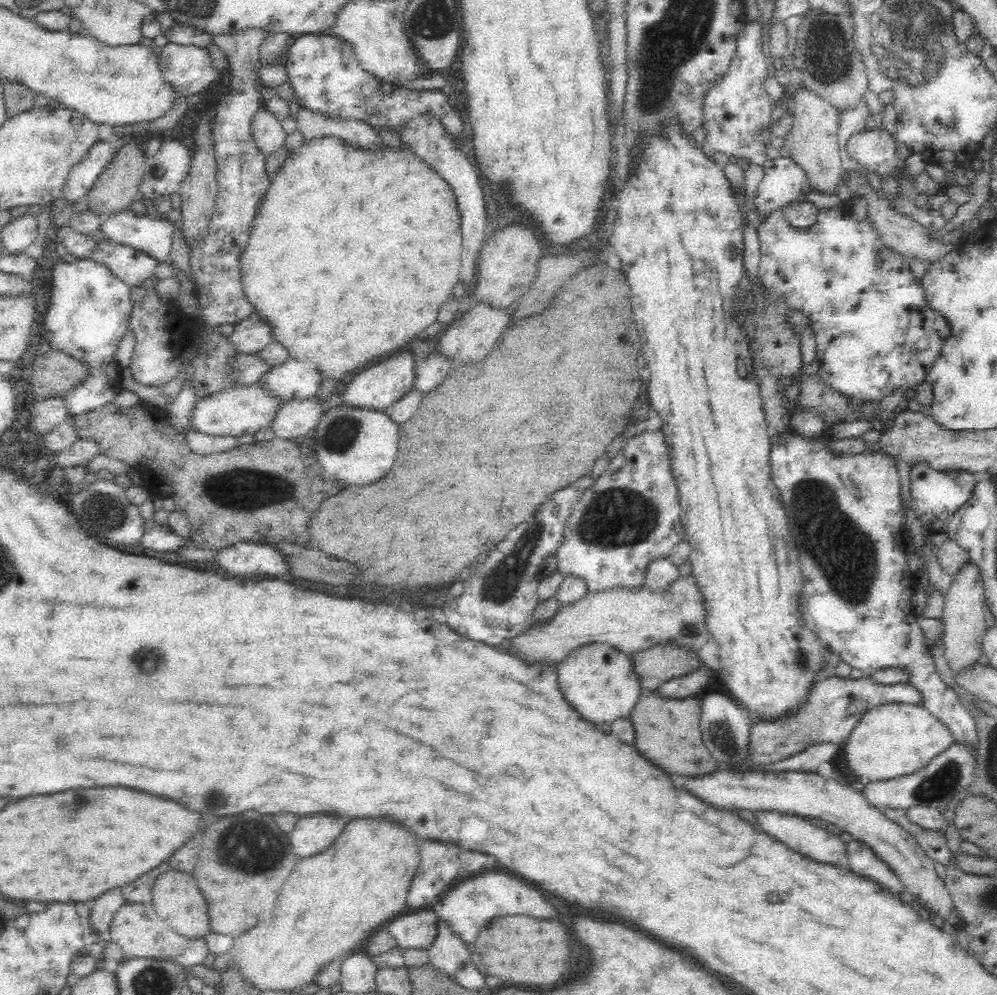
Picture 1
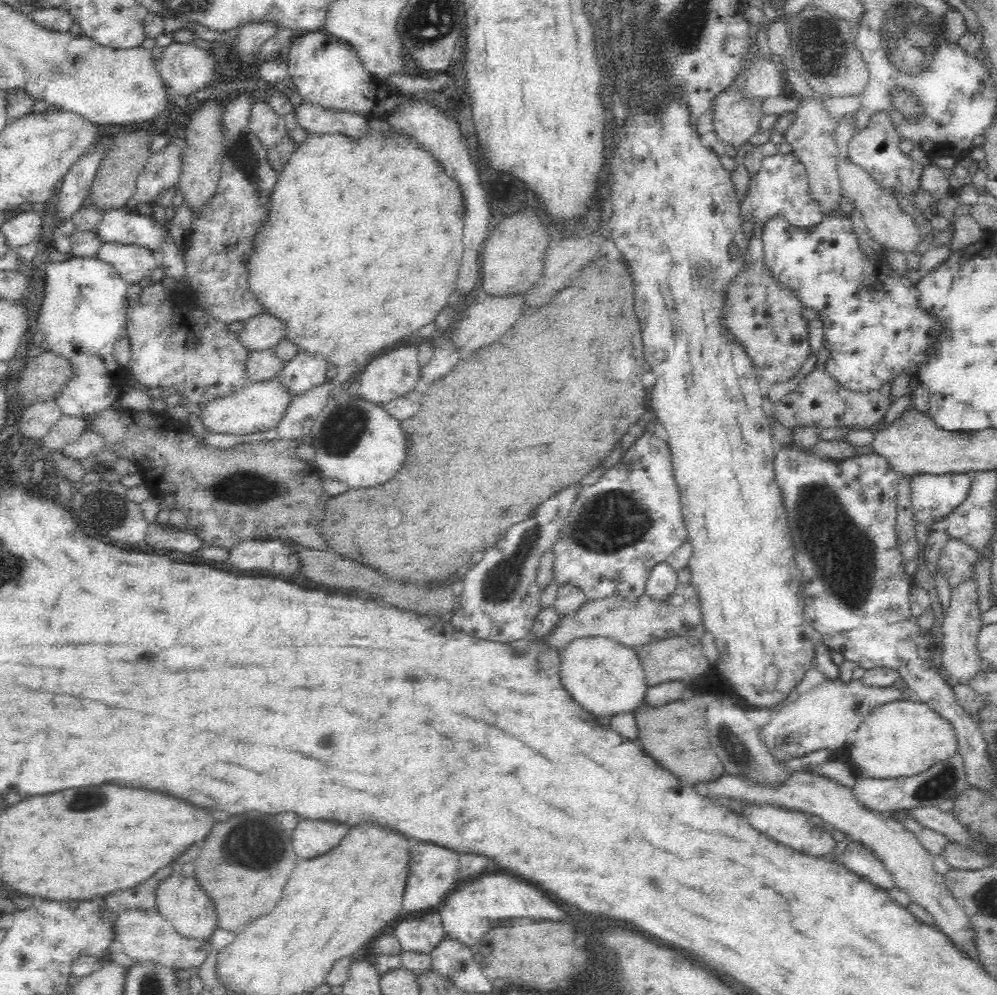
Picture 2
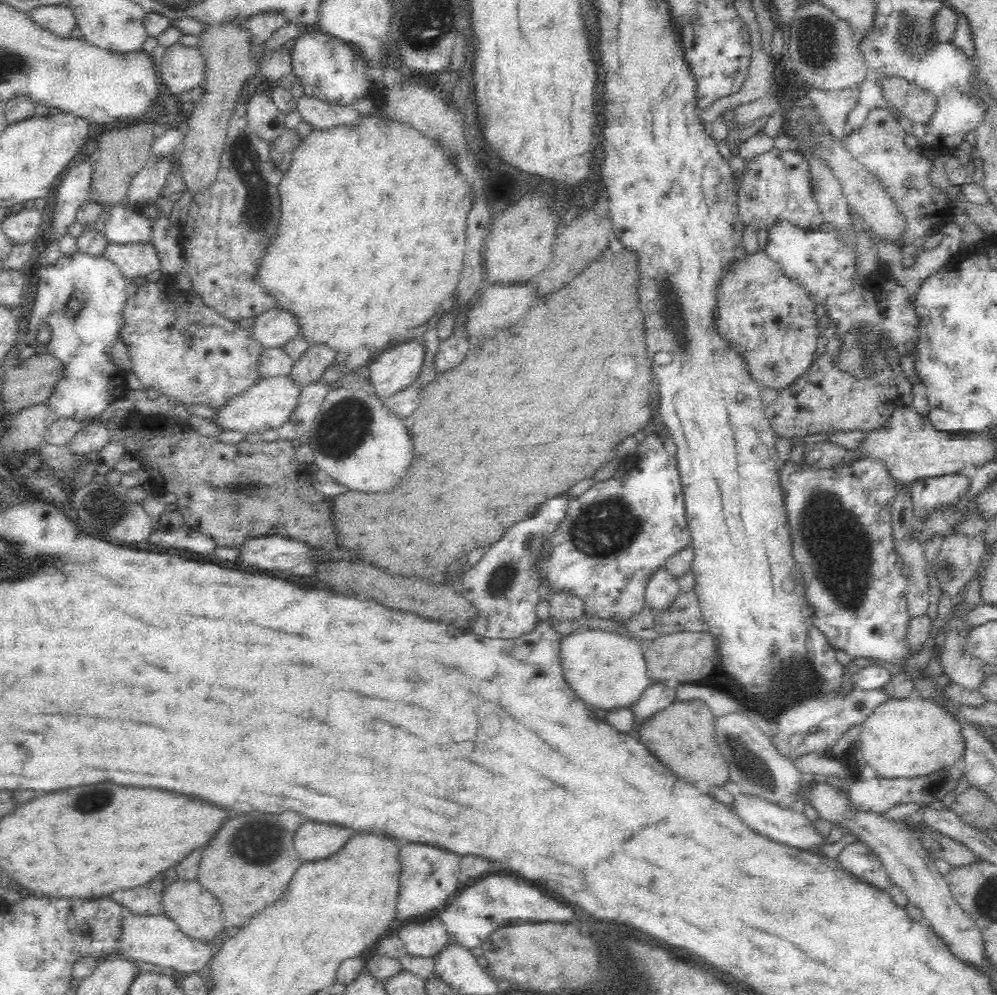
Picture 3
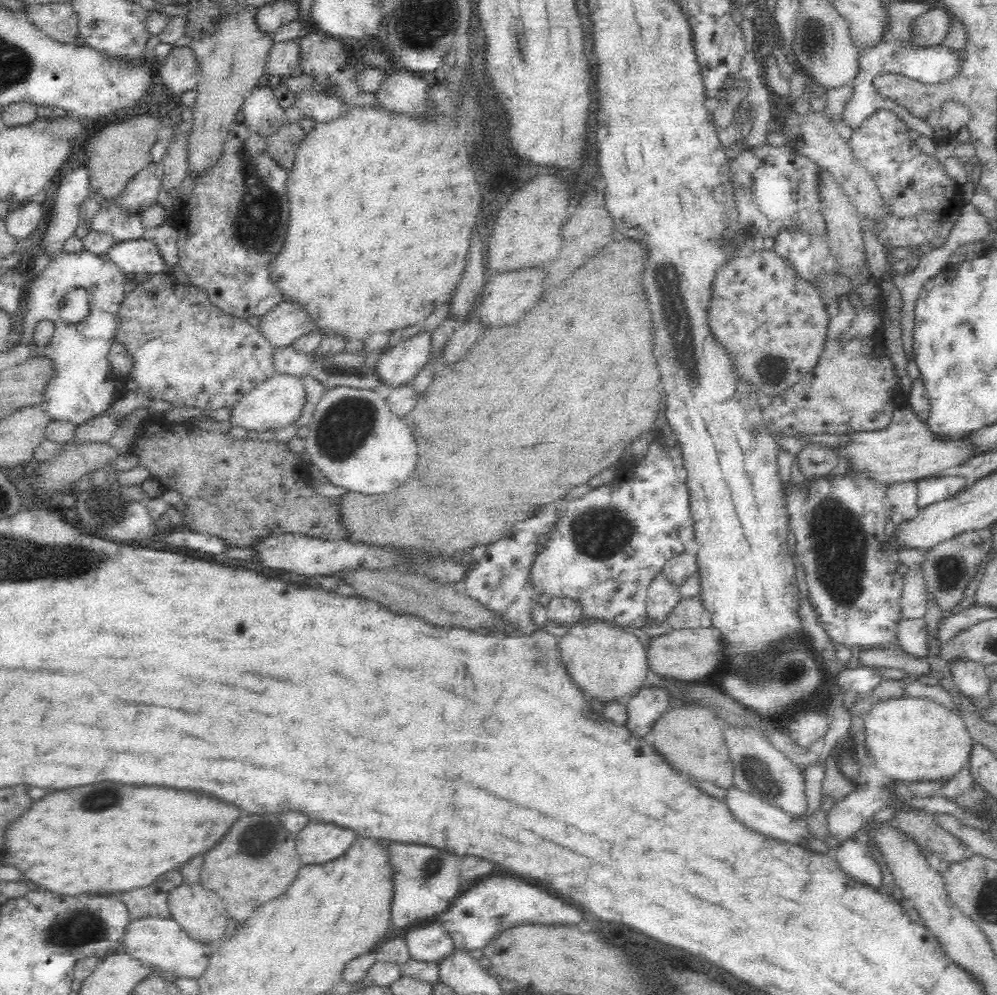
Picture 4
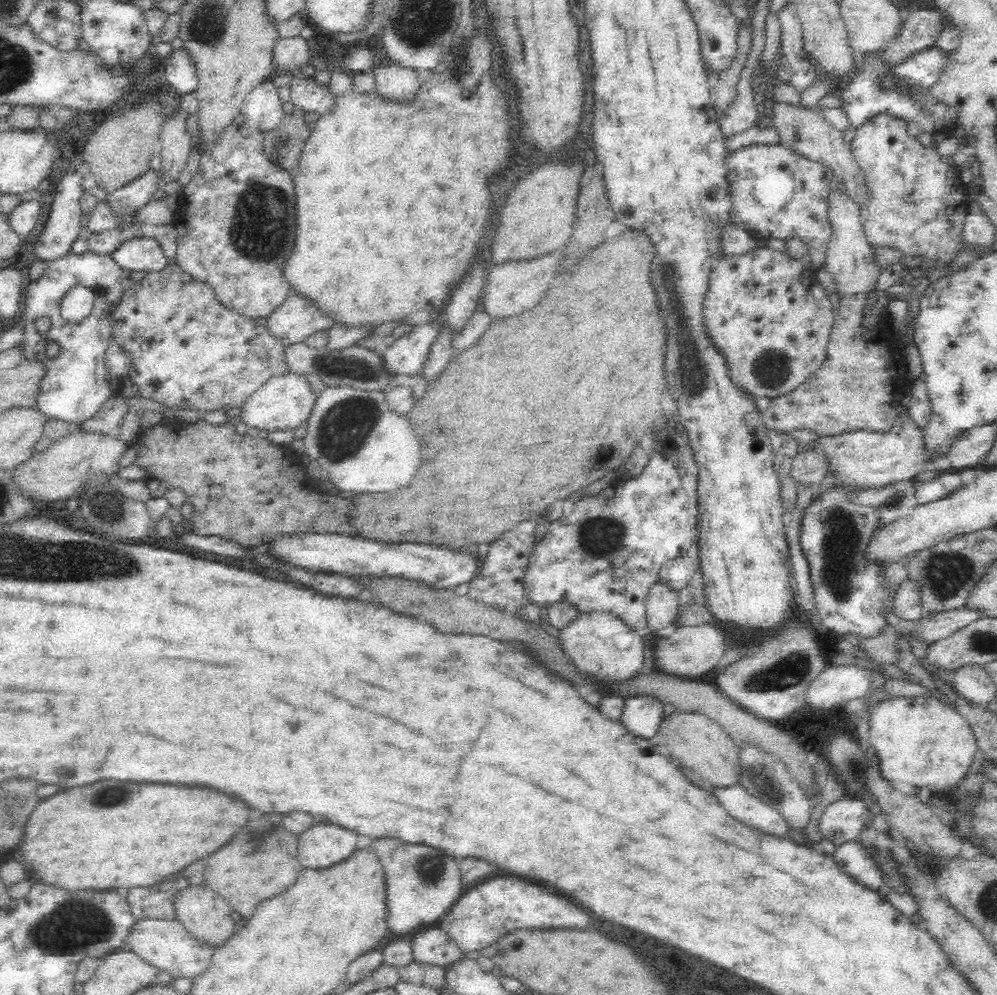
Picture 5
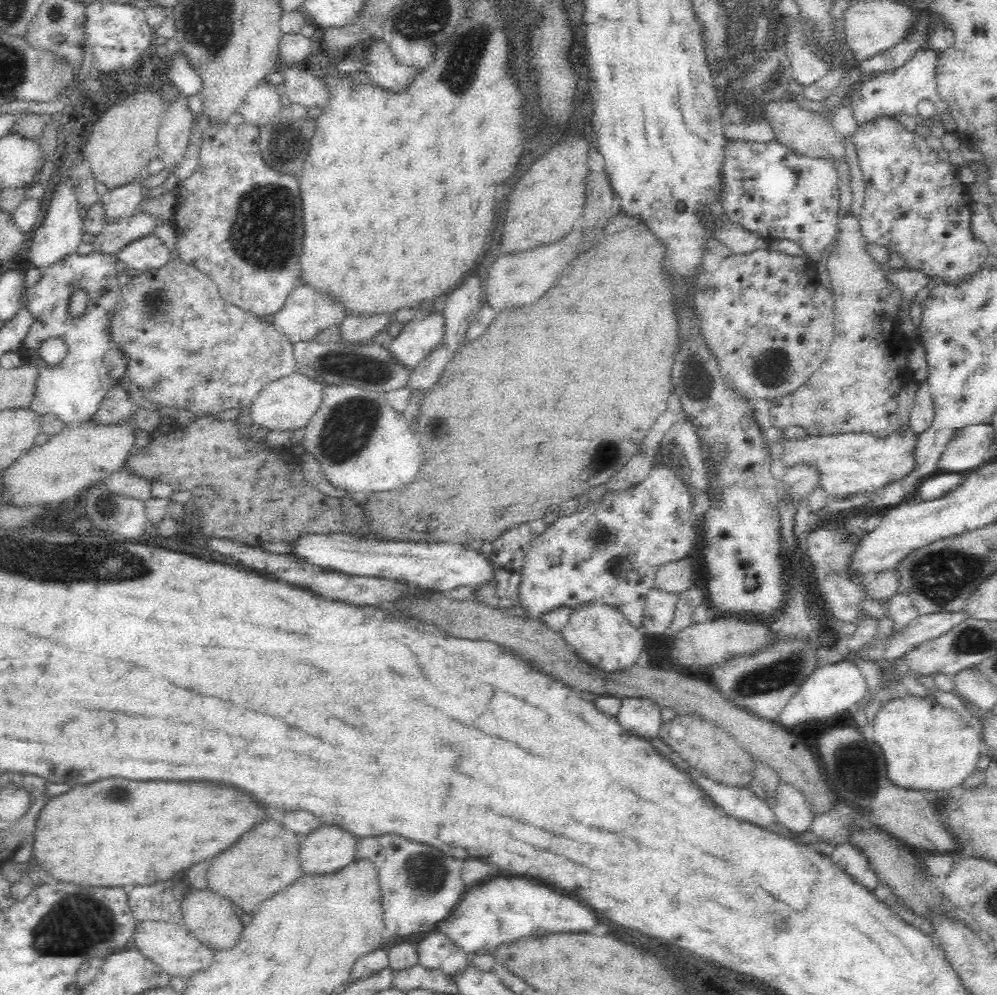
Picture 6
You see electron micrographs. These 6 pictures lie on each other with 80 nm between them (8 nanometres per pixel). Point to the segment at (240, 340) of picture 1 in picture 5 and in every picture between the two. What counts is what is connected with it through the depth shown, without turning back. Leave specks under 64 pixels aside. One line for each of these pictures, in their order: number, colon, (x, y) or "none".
2: (264, 331)
3: (276, 327)
4: (290, 320)
5: (299, 317)

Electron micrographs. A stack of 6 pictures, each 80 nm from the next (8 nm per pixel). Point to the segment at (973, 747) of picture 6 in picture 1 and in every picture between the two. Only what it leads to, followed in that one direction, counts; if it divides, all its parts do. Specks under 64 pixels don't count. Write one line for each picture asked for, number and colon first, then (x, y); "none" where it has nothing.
1: (896, 739)
2: (902, 738)
3: (910, 737)
4: (913, 740)
5: (921, 742)

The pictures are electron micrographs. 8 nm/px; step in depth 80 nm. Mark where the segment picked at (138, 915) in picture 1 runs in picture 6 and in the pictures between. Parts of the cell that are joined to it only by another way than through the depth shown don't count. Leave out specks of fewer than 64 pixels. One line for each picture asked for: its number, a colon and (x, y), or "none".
2: (147, 937)
3: (156, 939)
4: (164, 944)
5: (168, 945)
6: (170, 944)

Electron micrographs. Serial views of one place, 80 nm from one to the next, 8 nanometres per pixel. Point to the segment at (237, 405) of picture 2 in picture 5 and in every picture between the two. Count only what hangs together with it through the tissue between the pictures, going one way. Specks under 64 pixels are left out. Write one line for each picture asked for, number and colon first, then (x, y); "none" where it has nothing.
3: (269, 404)
4: (279, 403)
5: (285, 402)

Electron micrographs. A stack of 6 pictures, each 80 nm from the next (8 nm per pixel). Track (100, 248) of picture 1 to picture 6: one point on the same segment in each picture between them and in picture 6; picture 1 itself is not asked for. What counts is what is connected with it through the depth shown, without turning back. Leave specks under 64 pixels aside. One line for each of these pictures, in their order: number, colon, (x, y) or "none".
2: (133, 262)
3: (134, 259)
4: (136, 255)
5: (142, 254)
6: (147, 252)

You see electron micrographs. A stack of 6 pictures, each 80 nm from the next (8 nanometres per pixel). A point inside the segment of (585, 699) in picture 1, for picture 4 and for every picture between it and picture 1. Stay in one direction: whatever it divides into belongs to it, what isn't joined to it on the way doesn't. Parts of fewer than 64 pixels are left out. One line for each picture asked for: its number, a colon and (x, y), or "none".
2: (605, 676)
3: (607, 669)
4: (599, 656)

